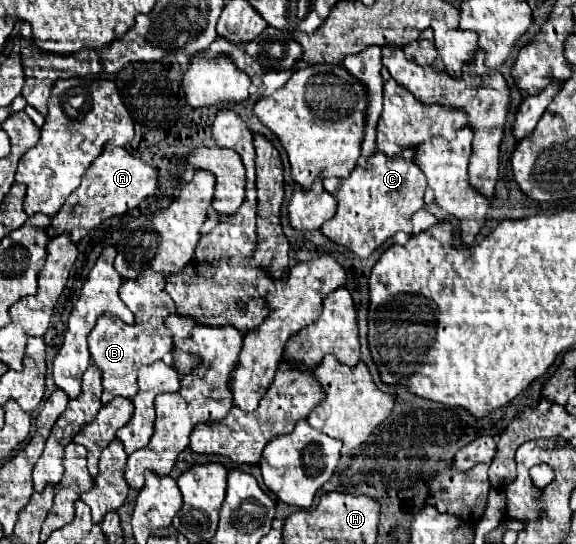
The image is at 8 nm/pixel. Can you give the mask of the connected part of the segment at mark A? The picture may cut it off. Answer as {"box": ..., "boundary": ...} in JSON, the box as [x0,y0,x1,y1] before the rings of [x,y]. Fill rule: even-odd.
{"box":[47,144,159,244],"boundary":[[[105,144],[103,152],[95,158],[81,180],[81,186],[71,194],[71,198],[61,206],[61,210],[51,218],[51,226],[47,228],[53,236],[69,234],[77,244],[89,230],[97,228],[103,220],[125,214],[127,210],[139,206],[139,202],[157,192],[159,174],[153,166],[145,164],[141,158],[133,156],[121,146]]]}

